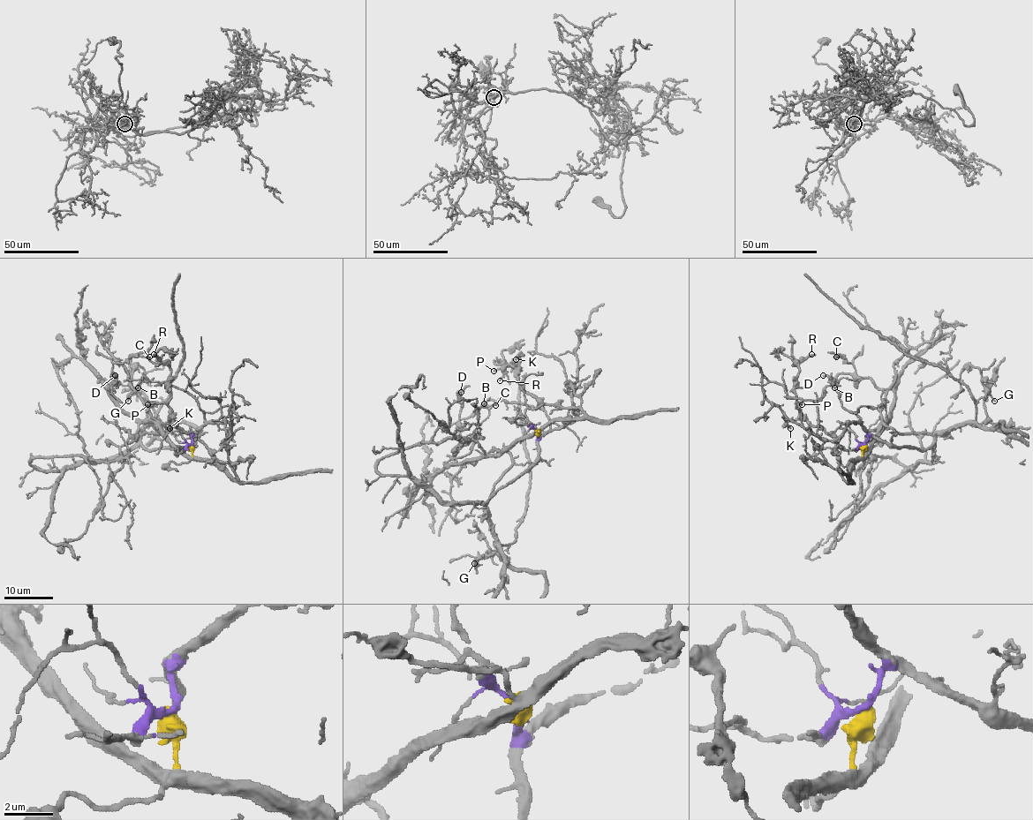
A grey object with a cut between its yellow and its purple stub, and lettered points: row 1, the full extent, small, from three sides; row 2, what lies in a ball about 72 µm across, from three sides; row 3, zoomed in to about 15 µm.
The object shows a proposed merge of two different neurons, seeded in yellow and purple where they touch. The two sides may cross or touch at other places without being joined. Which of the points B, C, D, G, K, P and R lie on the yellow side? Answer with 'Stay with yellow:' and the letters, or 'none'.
Stay with yellow: C, D, K, P, R

